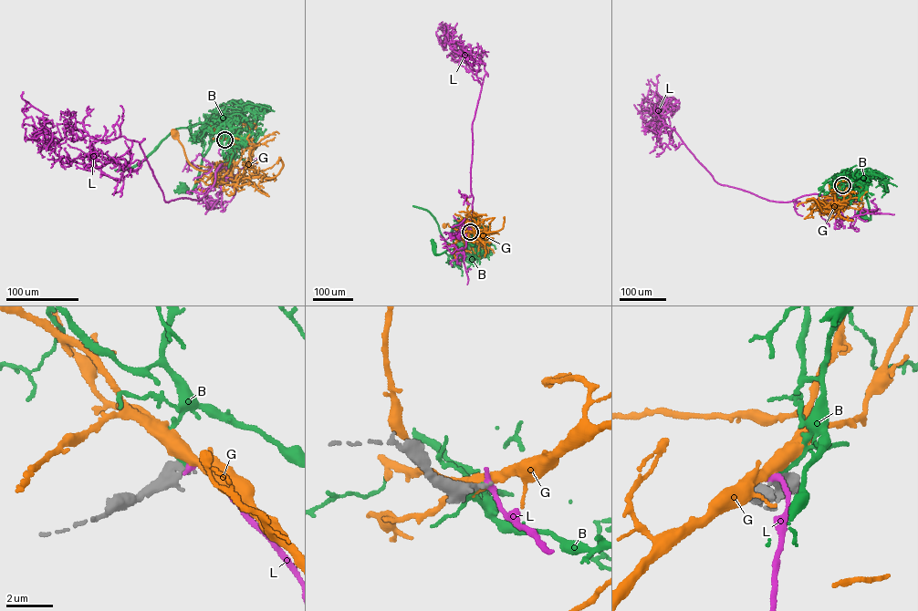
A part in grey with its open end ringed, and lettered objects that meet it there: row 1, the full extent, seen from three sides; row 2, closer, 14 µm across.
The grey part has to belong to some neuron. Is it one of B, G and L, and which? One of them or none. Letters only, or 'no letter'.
no letter

